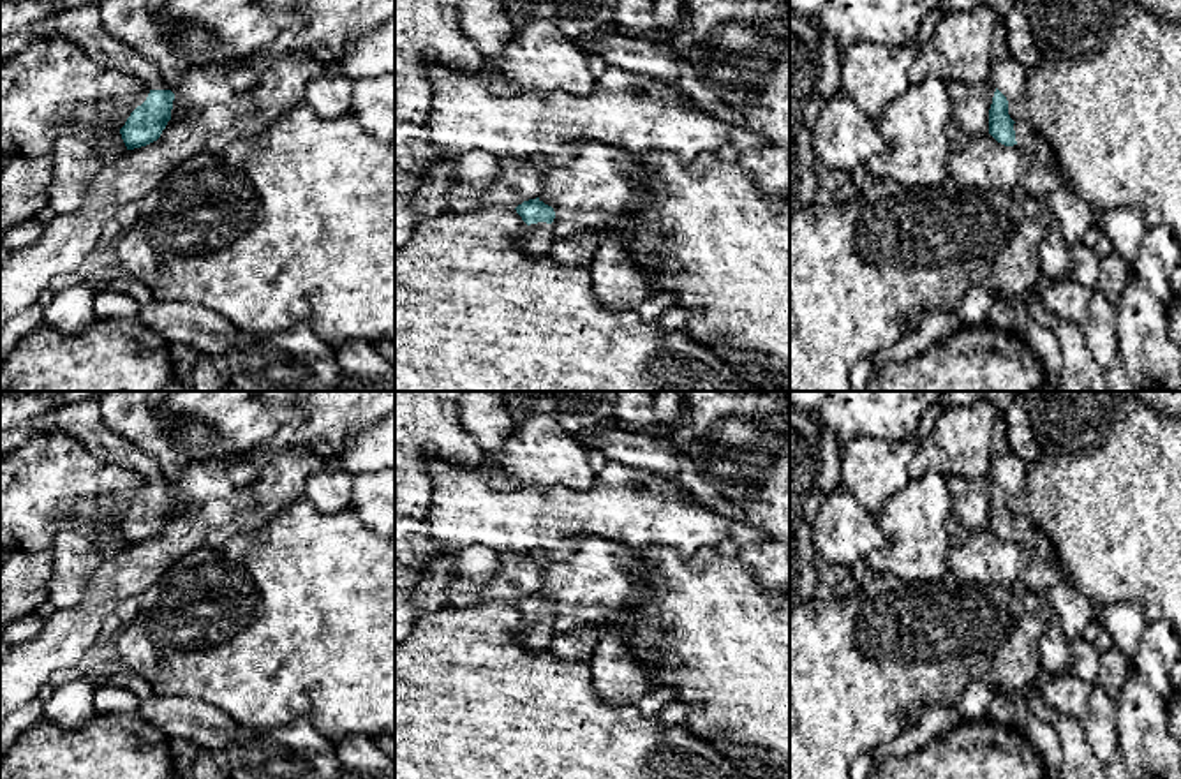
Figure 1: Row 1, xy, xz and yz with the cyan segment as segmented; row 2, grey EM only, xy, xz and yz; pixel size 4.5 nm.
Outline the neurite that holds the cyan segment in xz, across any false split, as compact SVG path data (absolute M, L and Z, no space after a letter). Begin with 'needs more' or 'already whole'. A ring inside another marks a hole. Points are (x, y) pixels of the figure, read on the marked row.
needs more | M539 197L524 201L518 204L516 213L527 224L527 231L520 241L520 249L536 256L548 256L555 227L552 226L555 211L545 204Z

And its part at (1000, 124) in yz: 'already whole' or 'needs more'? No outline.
needs more

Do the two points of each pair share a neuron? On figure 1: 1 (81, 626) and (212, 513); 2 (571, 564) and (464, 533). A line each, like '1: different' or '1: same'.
1: same
2: different

